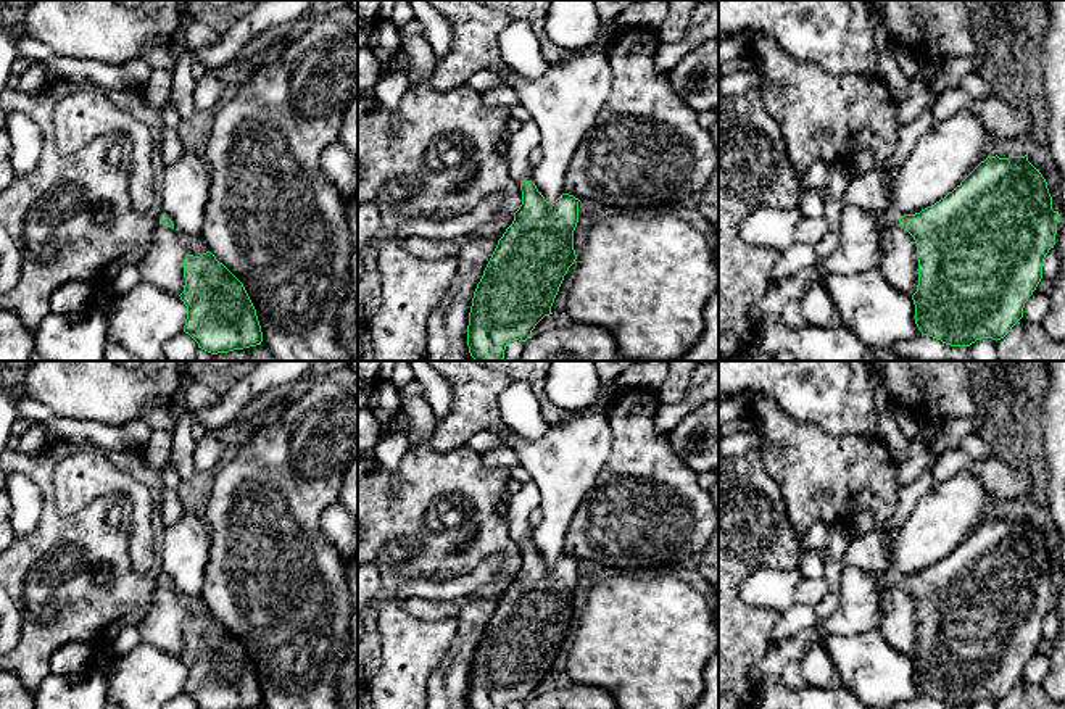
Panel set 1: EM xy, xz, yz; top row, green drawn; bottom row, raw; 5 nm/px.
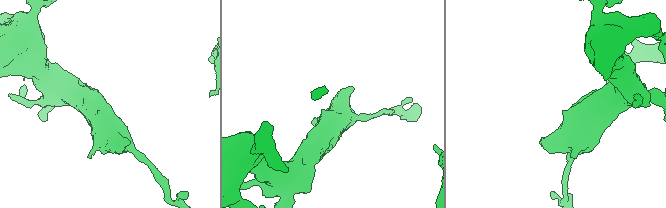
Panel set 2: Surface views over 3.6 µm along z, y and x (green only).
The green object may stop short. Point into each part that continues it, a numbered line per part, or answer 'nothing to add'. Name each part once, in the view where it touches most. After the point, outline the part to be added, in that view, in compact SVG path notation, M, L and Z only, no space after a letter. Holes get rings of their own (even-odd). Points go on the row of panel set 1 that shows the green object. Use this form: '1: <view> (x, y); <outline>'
1: yz (861, 232); M844 205L838 248L830 256L818 258L814 266L770 285L749 311L754 329L762 330L778 322L783 305L788 300L799 300L812 282L822 282L831 274L854 274L876 266L881 235L889 226L897 224L899 219L899 213L893 209L875 218L854 205Z

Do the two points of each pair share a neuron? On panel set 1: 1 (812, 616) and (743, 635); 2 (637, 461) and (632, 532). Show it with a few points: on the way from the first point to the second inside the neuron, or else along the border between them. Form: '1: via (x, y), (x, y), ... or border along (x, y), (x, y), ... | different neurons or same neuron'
1: border along (777, 619), (767, 646) | different neurons
2: via (634, 479), (632, 514) | same neuron

